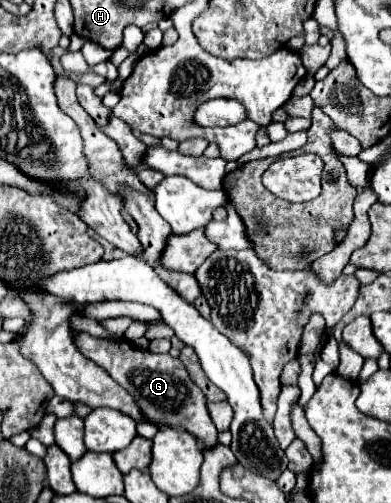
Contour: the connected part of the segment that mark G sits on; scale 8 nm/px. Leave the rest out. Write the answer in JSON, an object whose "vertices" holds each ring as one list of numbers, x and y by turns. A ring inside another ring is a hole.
{"vertices":[[73,333,73,343,79,351,83,351,83,355,91,361,95,361,97,365,101,365,115,383,119,383,139,405,143,417,153,423,155,427,175,427,175,429,185,429,191,435,195,435,197,439,203,441,203,449,213,449,217,445,217,429,211,421,211,417,207,415,207,401,205,395,199,391,199,387,191,381,187,369,183,367,183,363,179,359,173,359,169,353,157,355,151,351,139,351,131,341,113,341,113,339,99,339,93,337,89,333]]}

